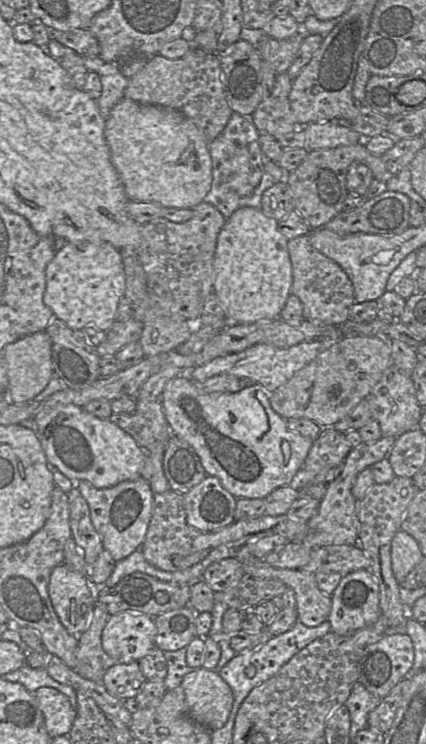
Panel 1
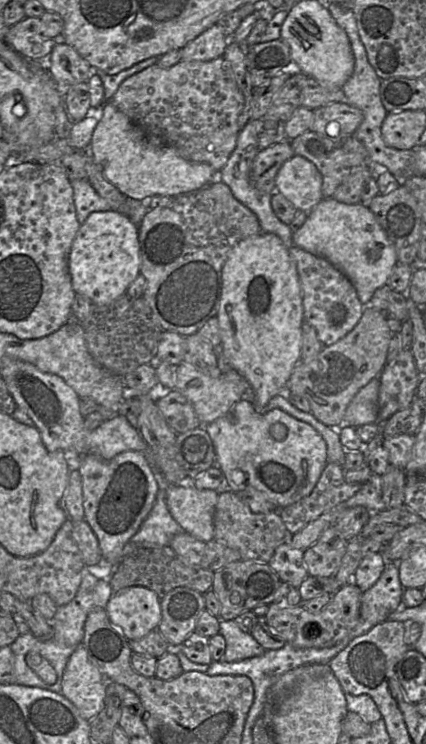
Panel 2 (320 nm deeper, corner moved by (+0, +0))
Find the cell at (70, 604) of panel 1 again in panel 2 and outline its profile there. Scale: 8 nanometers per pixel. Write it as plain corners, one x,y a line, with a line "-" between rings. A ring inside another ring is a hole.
82,643
71,654
61,684
61,694
76,706
81,717
85,720
90,721
102,710
108,681
90,660
88,652

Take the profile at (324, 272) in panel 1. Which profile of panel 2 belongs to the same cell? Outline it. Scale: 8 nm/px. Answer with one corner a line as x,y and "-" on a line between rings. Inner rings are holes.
292,246
288,249
296,262
302,293
304,322
311,325
324,346
344,338
360,321
364,306
351,281
327,259

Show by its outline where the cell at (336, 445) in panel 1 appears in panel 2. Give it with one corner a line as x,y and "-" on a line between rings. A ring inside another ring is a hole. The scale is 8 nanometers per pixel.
328,462
311,493
297,502
279,508
289,533
294,534
323,513
351,498
363,483
347,483
341,465

